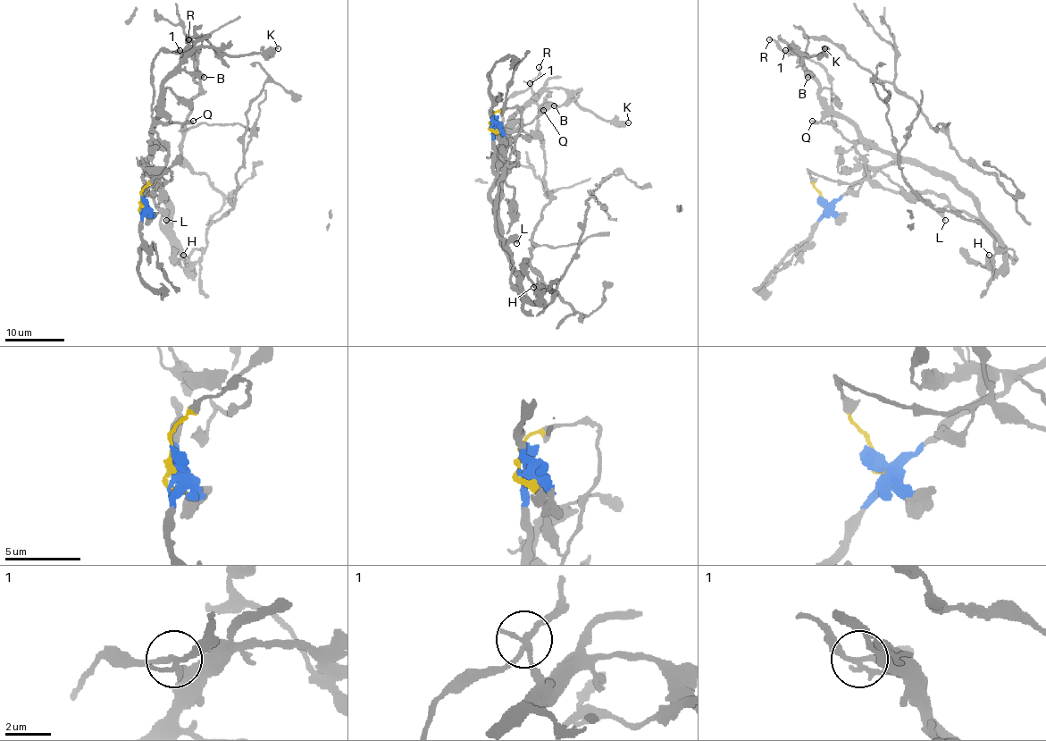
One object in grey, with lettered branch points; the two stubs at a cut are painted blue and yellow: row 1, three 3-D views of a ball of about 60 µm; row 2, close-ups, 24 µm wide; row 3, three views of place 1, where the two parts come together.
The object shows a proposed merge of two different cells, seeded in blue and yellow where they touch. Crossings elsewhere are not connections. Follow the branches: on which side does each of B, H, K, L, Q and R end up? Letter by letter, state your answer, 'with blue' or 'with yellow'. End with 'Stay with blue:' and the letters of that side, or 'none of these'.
B: with blue
H: with blue
K: with blue
L: with yellow
Q: with yellow
R: with yellow
Stay with blue: B, H, K

